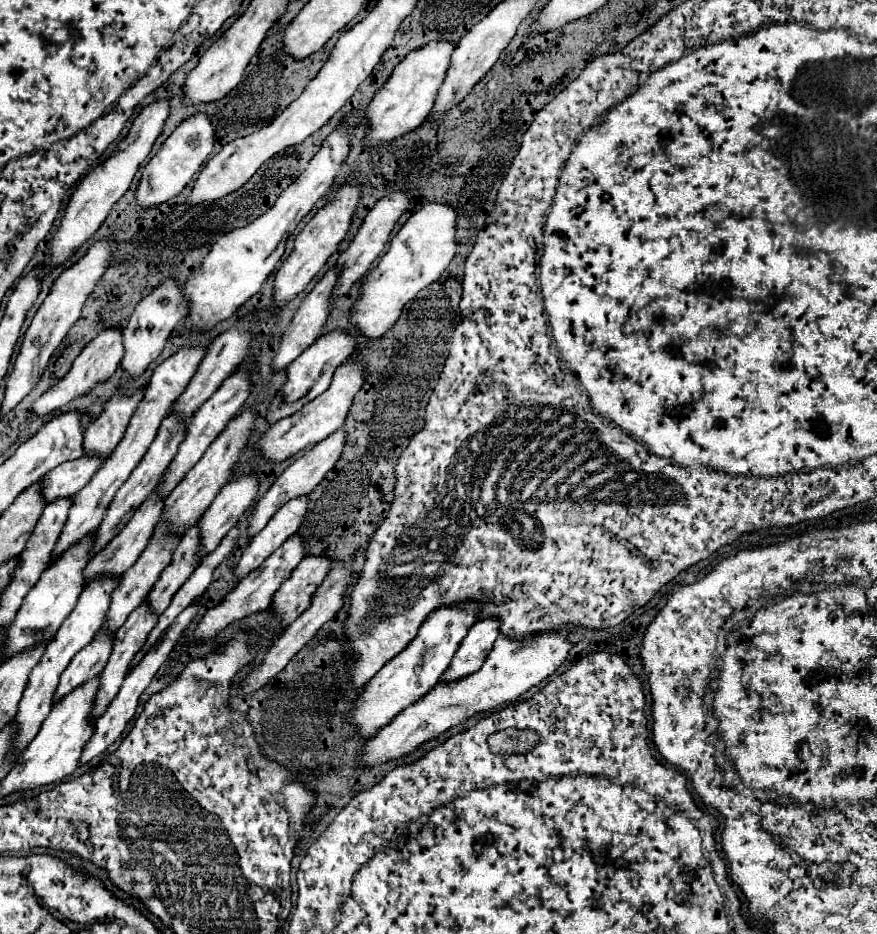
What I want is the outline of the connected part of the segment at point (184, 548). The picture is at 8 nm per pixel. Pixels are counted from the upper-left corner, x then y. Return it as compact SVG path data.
M195 526L181 538L179 546L173 552L169 566L161 572L159 580L153 584L151 592L145 598L145 602L149 602L149 608L153 608L153 612L163 614L163 610L167 610L173 594L191 576L191 572L197 566L197 562L195 562L197 548L199 548L199 530Z

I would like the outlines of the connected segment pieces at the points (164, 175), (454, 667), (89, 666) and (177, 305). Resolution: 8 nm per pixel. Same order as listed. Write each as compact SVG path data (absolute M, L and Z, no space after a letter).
M195 114L187 120L183 120L177 130L165 140L161 150L149 160L149 164L143 170L141 182L135 190L135 202L141 208L157 208L159 204L175 198L189 182L191 178L199 172L201 164L211 156L211 150L215 148L213 138L213 124L205 114Z
M487 618L479 620L469 628L469 634L463 638L463 644L459 646L459 652L455 652L455 660L451 660L447 672L443 672L441 682L449 684L455 680L461 680L473 672L477 672L487 654L493 648L493 642L499 636L499 620Z
M101 632L95 636L95 640L91 644L87 644L83 650L79 650L79 654L75 654L71 664L59 678L59 684L55 690L55 702L61 700L63 696L71 694L75 688L85 684L87 680L101 674L101 670L105 668L105 664L109 660L113 640L115 640L113 636L109 636L109 634L103 636L103 632Z
M163 280L161 286L157 286L147 298L143 298L133 316L127 320L125 328L123 328L123 346L125 346L125 354L123 360L119 364L119 368L129 376L129 378L139 378L149 364L163 352L167 338L179 330L183 314L187 314L187 308L183 308L183 296L181 296L181 288L177 286L175 280Z

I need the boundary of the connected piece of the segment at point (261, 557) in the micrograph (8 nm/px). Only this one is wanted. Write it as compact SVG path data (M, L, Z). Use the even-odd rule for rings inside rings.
M299 496L275 512L275 516L269 520L269 524L243 550L241 560L235 566L233 584L243 580L249 572L257 570L277 548L283 546L283 542L289 536L293 536L297 532L299 524L303 522L305 510L307 510L307 496Z

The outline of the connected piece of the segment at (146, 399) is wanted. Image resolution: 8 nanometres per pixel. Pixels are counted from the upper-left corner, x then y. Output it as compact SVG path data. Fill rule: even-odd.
M181 348L177 354L173 354L171 358L167 358L163 364L159 364L155 368L155 372L151 376L151 382L145 390L145 396L139 402L139 406L135 408L133 418L127 426L127 432L125 432L123 440L117 444L115 452L105 460L103 468L99 468L99 472L95 472L95 476L89 480L89 484L73 496L73 504L71 504L71 512L67 516L67 524L63 526L63 532L59 534L59 544L55 546L55 556L59 556L59 552L63 552L65 548L71 548L71 544L77 544L83 536L89 536L91 532L97 530L97 526L101 524L115 492L121 488L121 484L129 478L133 468L141 462L141 458L149 450L151 442L157 436L161 420L167 416L167 412L171 410L171 404L177 400L177 396L189 384L189 380L195 374L203 354L205 354L205 348Z

